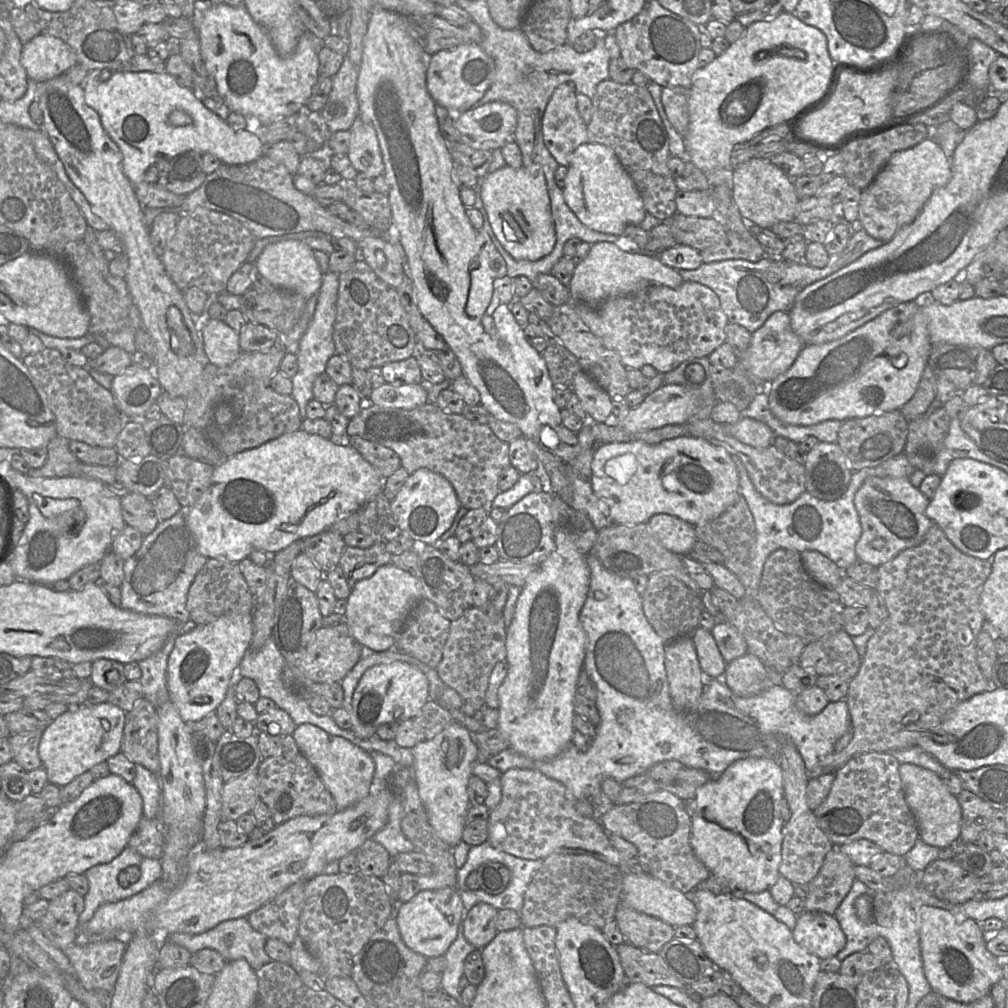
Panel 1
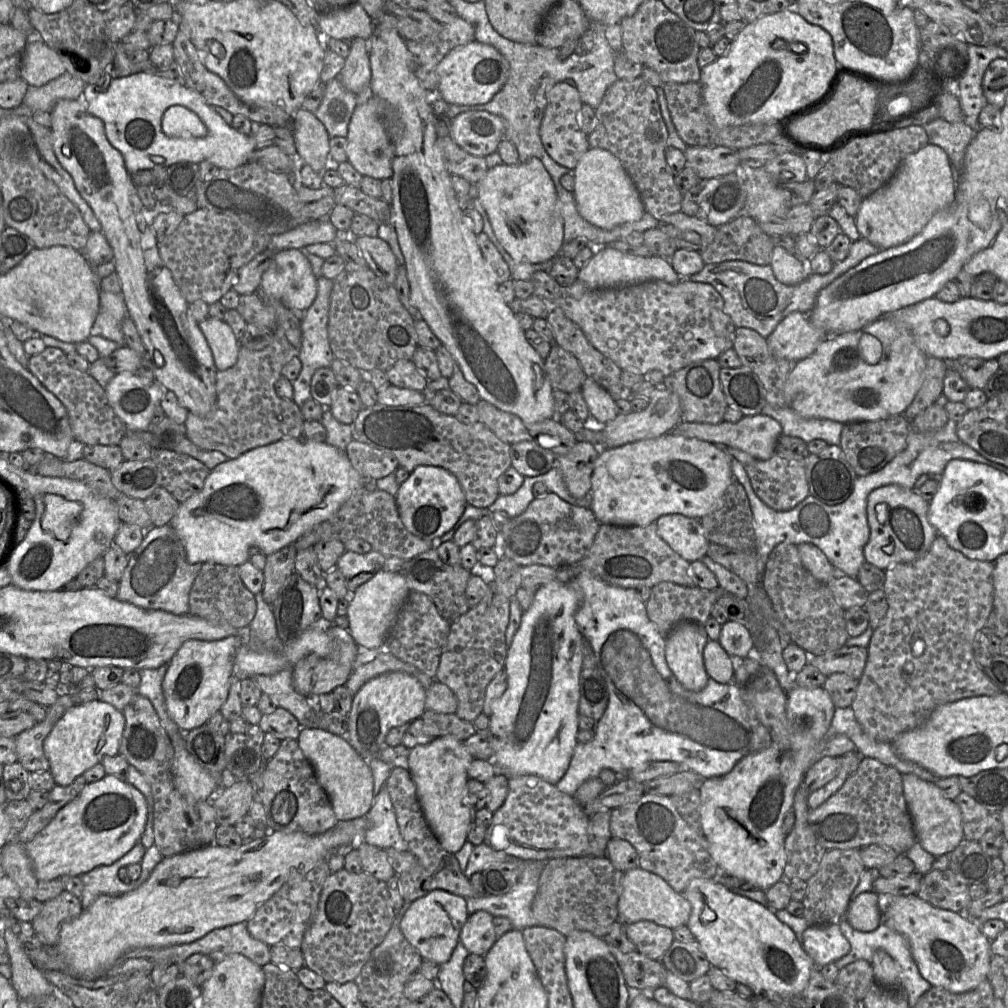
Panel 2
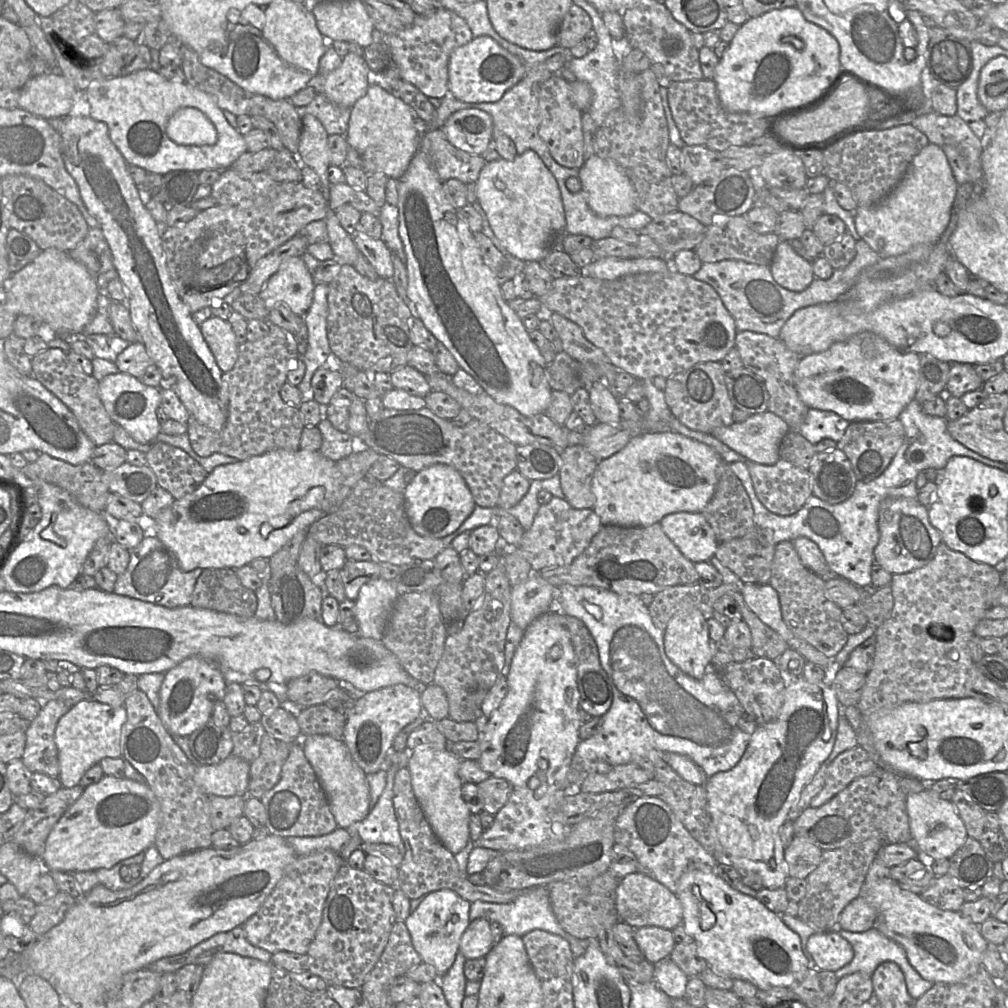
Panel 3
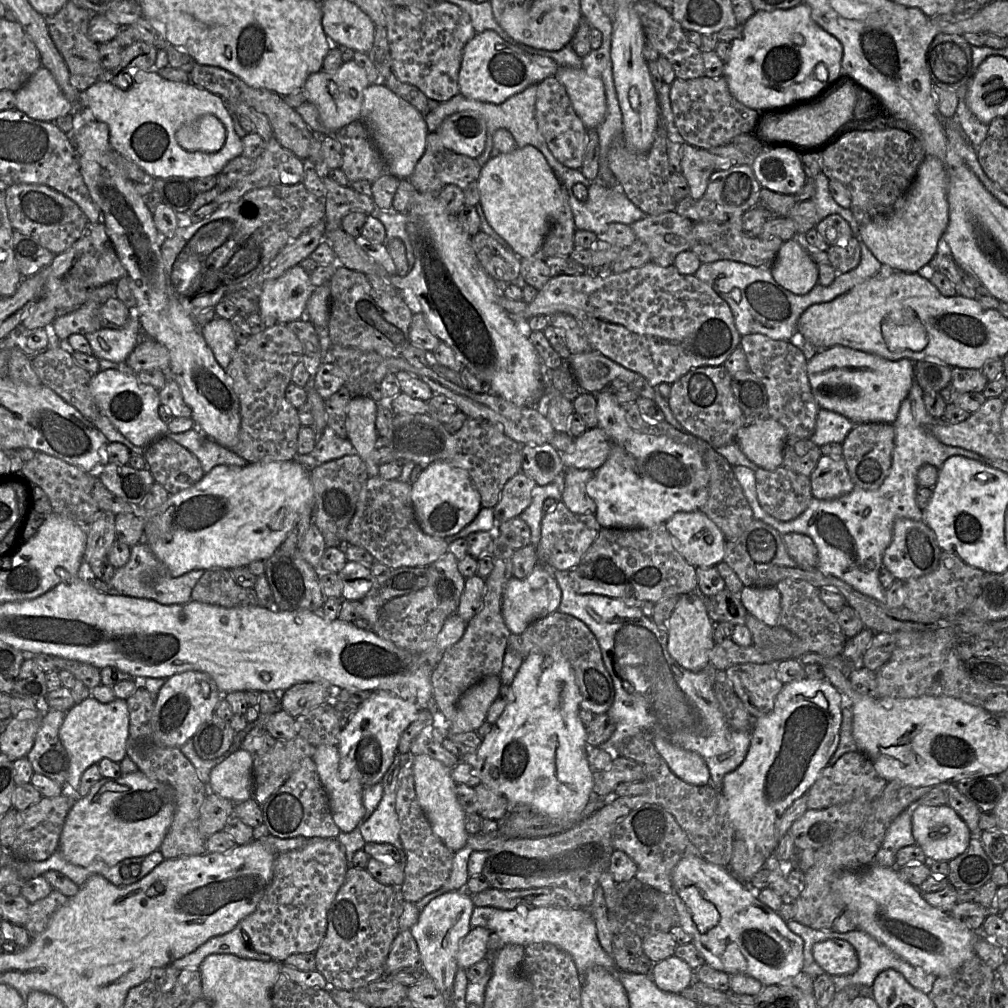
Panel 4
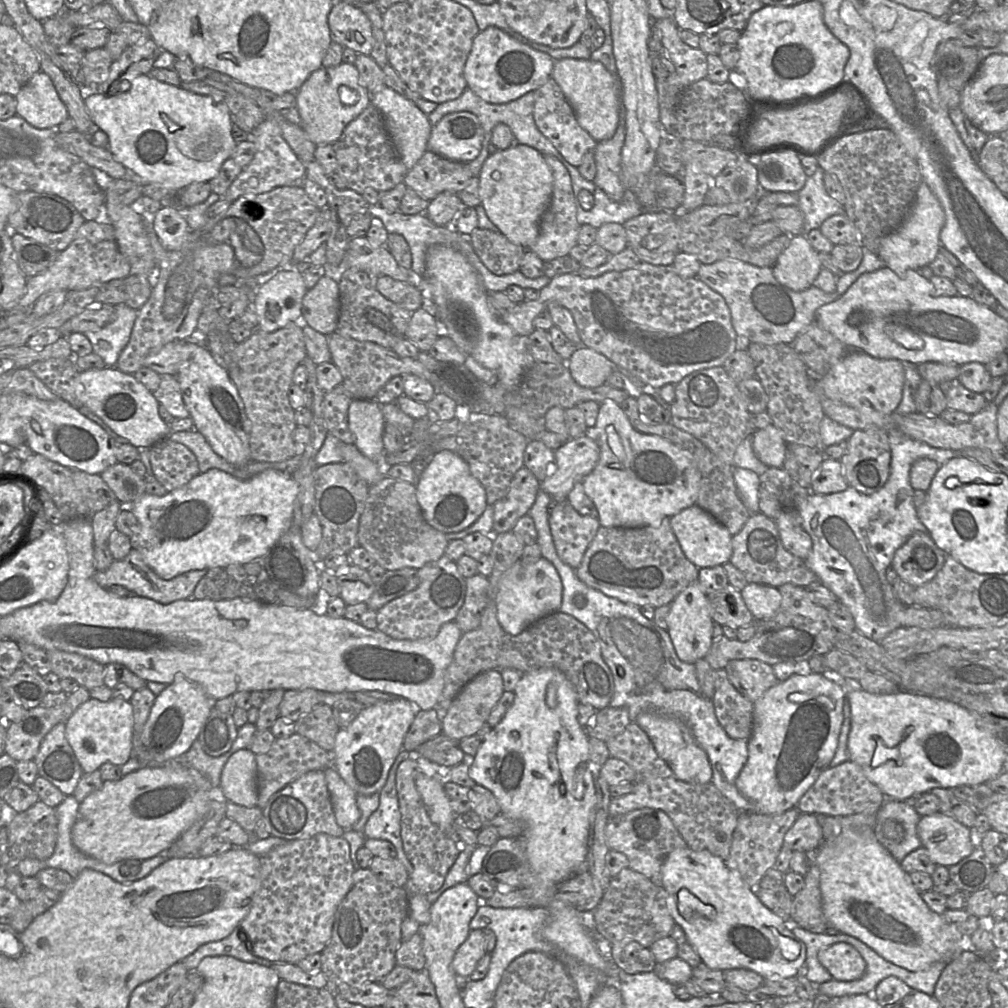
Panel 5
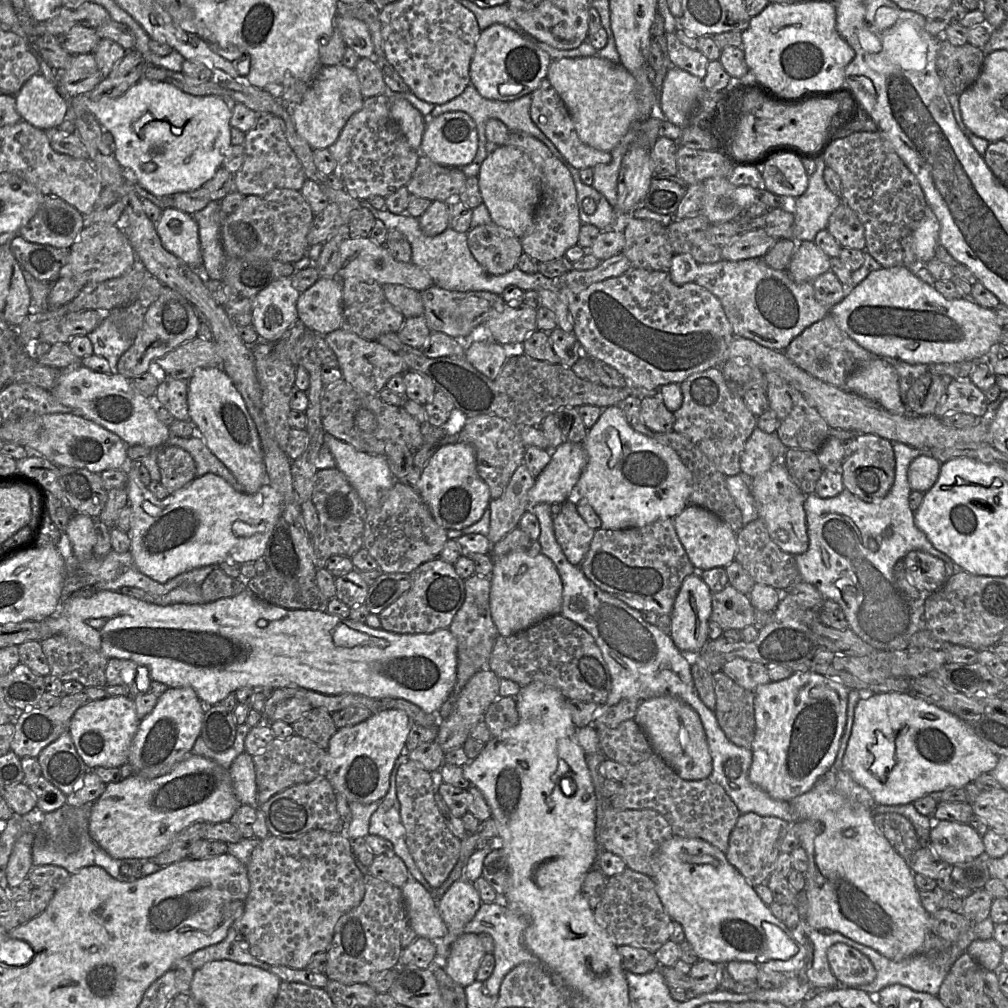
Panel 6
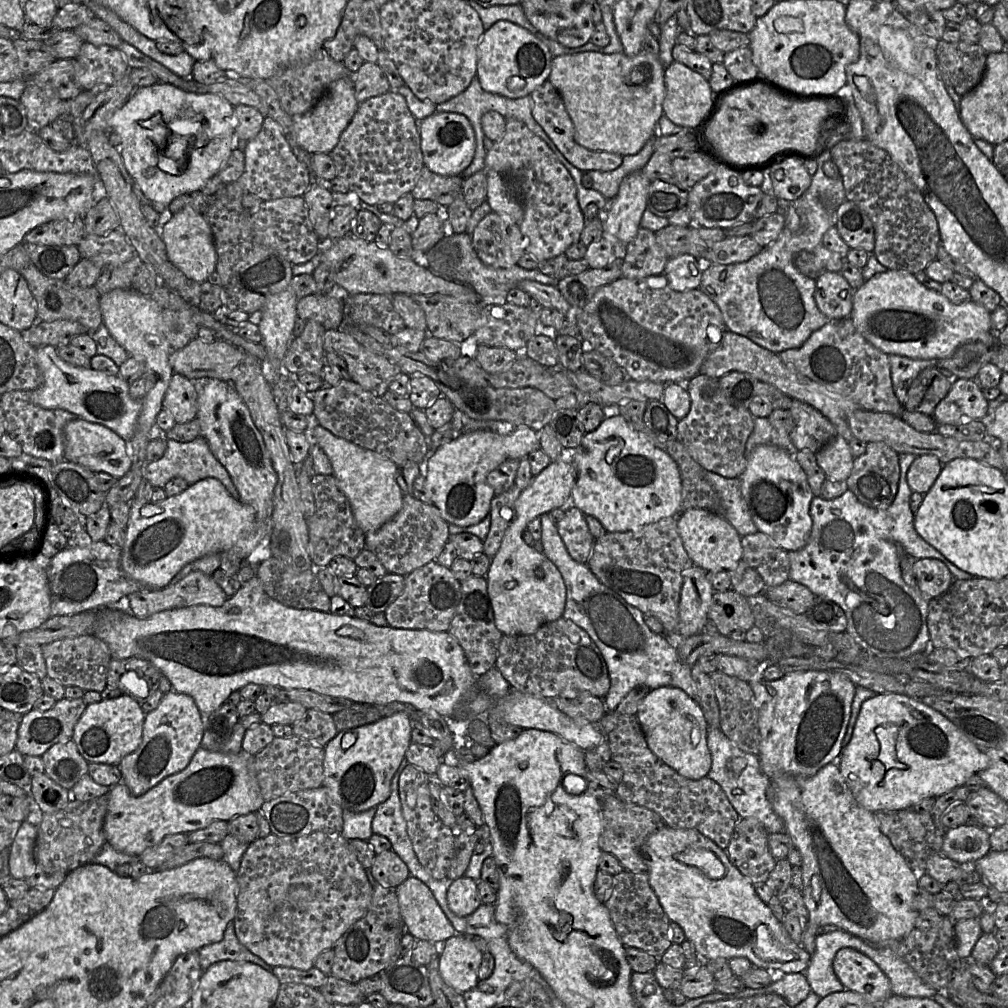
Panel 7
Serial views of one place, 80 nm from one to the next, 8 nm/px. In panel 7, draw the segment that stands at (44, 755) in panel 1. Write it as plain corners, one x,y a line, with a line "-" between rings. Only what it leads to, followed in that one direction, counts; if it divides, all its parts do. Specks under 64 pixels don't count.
127,694
94,702
86,707
76,723
72,739
88,763
118,765
141,744
145,717
140,701

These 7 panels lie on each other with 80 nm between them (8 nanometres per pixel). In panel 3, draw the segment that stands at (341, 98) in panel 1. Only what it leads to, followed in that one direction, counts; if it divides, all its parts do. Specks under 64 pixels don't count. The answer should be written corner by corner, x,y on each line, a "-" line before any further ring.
317,94
310,104
296,109
300,118
305,114
315,116
329,135
339,134
346,137
352,108
339,106
325,95

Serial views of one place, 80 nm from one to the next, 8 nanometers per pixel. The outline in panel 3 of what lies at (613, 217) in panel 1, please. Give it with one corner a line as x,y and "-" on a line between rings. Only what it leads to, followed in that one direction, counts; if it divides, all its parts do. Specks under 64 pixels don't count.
597,154
587,158
579,168
578,179
581,190
587,192
587,202
593,212
600,216
626,216
634,213
636,192
625,171
614,161
603,159

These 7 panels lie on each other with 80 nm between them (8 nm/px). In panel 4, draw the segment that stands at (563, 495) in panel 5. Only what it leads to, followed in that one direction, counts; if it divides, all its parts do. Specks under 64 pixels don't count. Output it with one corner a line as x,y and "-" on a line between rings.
599,427
588,428
574,439
572,451
561,453
564,469
597,470
608,458
611,443
605,431

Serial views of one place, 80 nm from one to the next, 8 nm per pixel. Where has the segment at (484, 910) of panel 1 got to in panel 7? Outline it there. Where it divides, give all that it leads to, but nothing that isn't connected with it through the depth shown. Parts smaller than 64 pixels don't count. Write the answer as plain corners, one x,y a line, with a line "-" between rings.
455,933
444,943
439,956
439,970
444,981
457,992
476,987
483,953
474,945
469,936

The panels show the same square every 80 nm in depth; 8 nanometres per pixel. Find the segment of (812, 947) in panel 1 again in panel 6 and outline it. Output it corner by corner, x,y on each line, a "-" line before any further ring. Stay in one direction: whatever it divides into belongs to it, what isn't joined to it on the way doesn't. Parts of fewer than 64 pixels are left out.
845,943
830,946
827,959
832,973
843,987
858,989
876,978
876,969
870,959

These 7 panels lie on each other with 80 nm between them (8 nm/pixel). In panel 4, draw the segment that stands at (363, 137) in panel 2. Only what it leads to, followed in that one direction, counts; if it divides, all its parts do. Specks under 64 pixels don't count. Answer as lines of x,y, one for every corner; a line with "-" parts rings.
370,84
364,91
360,119
384,160
387,173
398,179
408,179
425,151
429,133
425,115
385,85

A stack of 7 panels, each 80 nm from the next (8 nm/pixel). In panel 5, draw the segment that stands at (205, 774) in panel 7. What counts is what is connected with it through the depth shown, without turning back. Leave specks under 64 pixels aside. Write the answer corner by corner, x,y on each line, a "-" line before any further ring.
142,767
118,781
104,781
100,789
80,803
77,820
71,830
72,843
83,854
108,865
127,859
146,860
165,855
182,833
209,810
209,802
215,796
218,796
218,790
192,767

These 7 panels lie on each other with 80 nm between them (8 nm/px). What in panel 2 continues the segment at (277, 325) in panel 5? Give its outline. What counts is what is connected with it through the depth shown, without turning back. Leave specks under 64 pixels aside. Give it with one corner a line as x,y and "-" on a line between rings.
292,248
277,252
262,275
260,290
263,299
279,301
297,313
305,312
316,297
317,278
313,275
310,262
303,250

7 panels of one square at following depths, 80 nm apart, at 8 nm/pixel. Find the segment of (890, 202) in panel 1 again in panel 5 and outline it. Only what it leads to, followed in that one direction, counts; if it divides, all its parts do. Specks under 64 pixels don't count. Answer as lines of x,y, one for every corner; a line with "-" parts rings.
922,181
907,218
896,230
881,239
877,256
885,267
896,273
907,270
916,271
928,266
939,253
940,233
944,224
945,214
941,204
927,184

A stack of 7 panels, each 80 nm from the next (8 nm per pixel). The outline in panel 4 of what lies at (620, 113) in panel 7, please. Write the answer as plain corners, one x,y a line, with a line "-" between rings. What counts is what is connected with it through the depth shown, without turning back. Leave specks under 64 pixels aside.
558,67
554,77
564,86
571,105
586,129
596,129
607,113
603,82
598,77
588,75
584,69

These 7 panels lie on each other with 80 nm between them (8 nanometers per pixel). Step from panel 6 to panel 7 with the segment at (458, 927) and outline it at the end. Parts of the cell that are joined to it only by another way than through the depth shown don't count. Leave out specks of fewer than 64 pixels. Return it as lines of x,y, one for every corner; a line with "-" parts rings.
465,875
453,880
447,891
447,902
459,917
472,914
482,904
477,881

